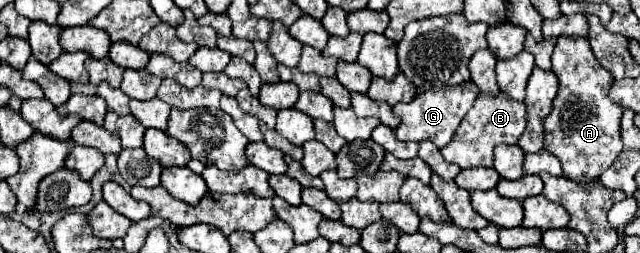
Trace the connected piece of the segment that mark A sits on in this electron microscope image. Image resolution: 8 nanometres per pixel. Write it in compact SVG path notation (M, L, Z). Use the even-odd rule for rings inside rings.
M560 38L556 42L554 54L552 54L552 72L558 76L558 94L552 102L552 112L542 120L544 124L544 150L554 154L562 162L564 178L570 178L574 182L598 182L600 174L616 160L616 156L622 152L622 142L620 142L620 118L624 108L616 106L608 98L608 90L614 84L612 74L598 64L598 60L592 54L592 48L586 38Z

